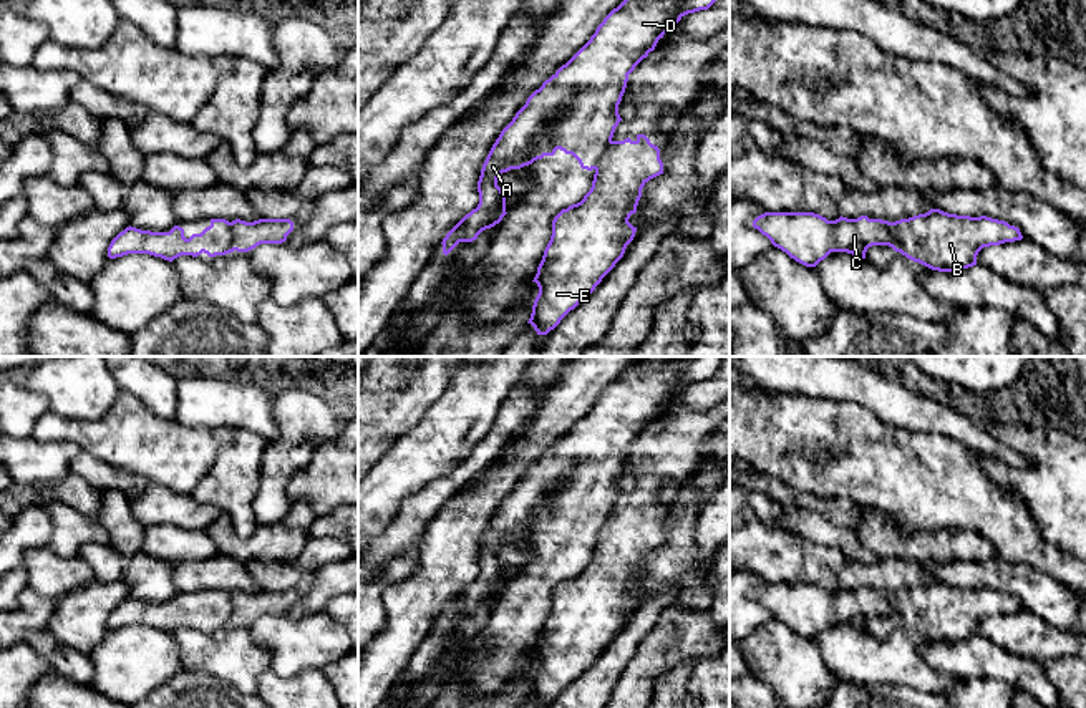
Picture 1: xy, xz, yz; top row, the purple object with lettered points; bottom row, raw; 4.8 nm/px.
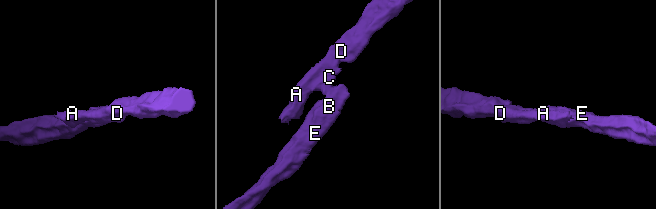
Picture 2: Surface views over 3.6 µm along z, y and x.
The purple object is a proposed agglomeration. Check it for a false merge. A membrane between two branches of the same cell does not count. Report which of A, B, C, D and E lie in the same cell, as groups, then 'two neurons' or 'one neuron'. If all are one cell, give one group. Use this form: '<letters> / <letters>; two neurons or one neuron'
A C D / B E; two neurons

